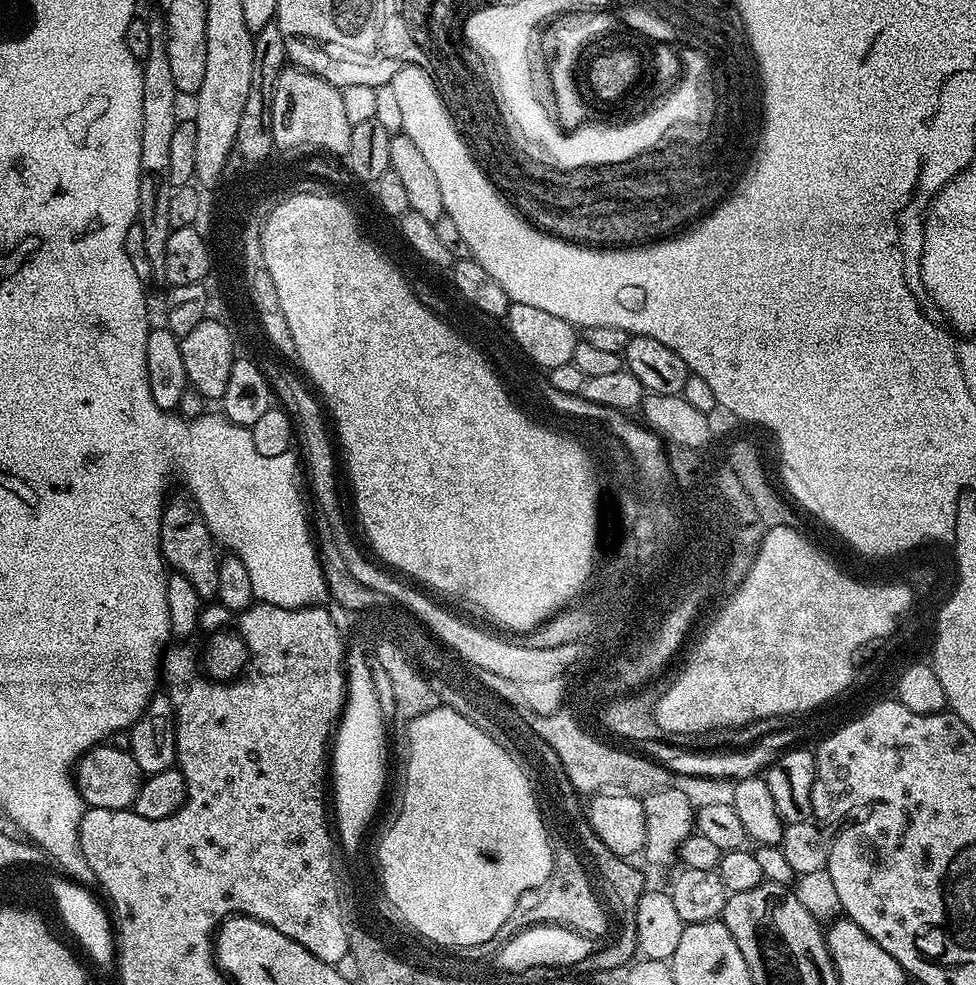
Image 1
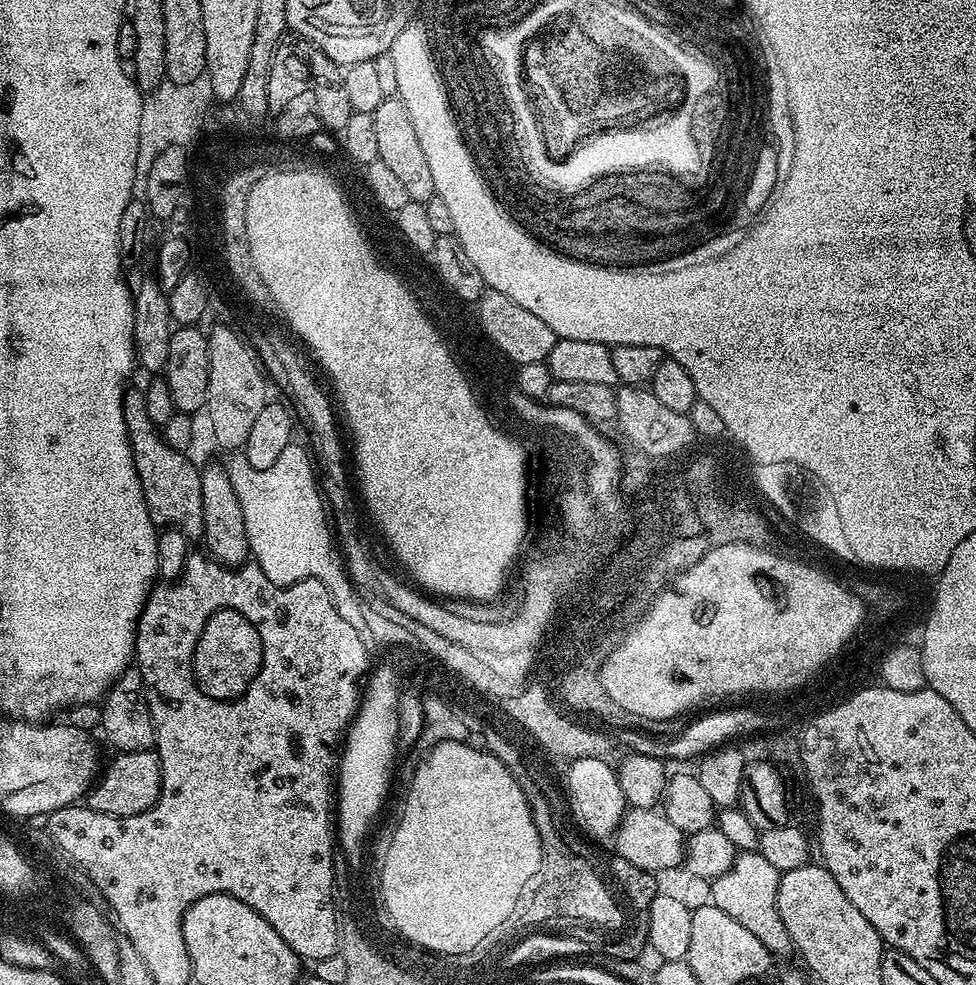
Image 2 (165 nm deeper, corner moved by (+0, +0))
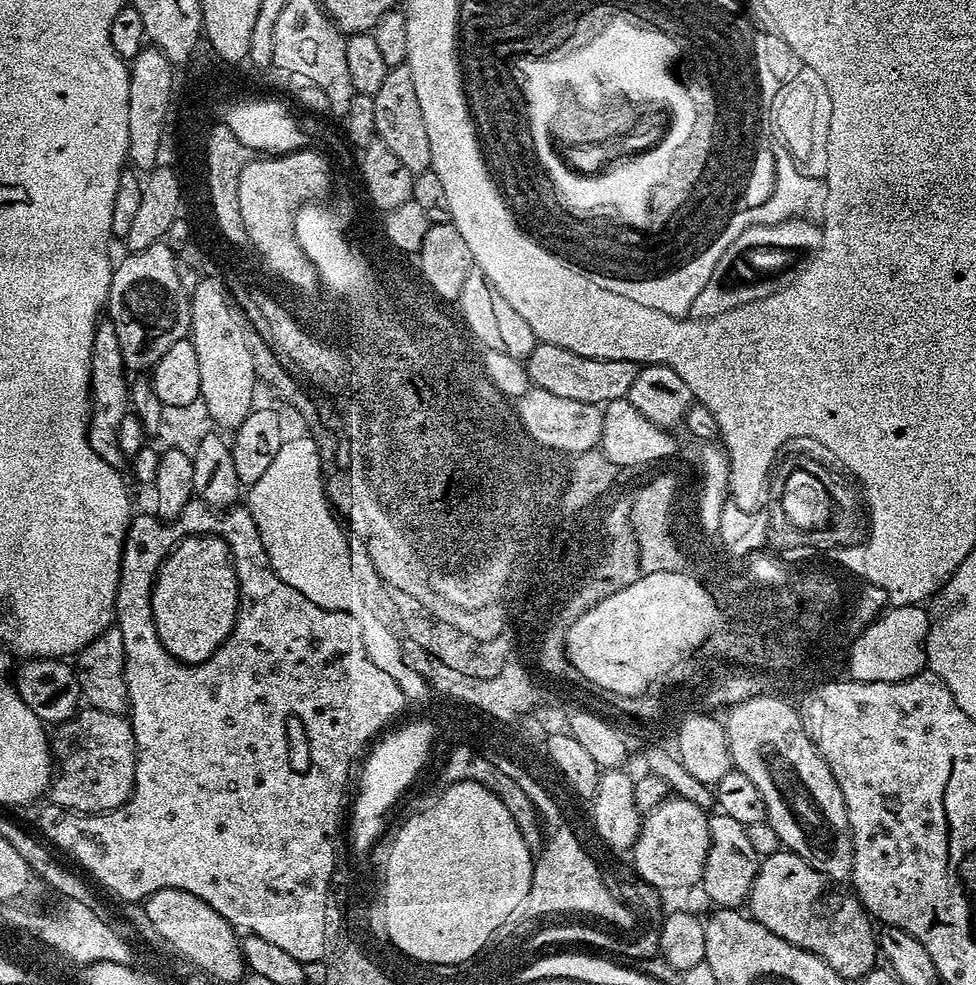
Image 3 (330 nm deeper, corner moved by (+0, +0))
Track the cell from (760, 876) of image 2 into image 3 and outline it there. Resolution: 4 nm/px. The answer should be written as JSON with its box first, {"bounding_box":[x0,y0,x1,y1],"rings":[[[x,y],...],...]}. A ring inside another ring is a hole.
{"bounding_box":[702,814,761,909],"rings":[[[723,814],[709,815],[708,833],[710,842],[702,881],[706,894],[710,894],[713,905],[739,909],[752,891],[752,880],[760,868],[761,857],[756,855],[754,846],[750,846],[747,827],[735,818]]]}

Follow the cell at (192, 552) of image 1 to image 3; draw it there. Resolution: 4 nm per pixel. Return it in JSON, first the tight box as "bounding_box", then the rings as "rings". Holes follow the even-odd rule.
{"bounding_box":[88,318,130,470],"rings":[[[107,318],[101,319],[96,325],[92,337],[91,366],[92,373],[96,375],[96,390],[90,394],[90,408],[96,411],[96,420],[88,417],[88,441],[102,462],[120,470],[126,464],[126,457],[118,442],[118,426],[122,426],[122,418],[130,410],[130,376],[127,376],[128,367],[122,358],[114,324]]]}

